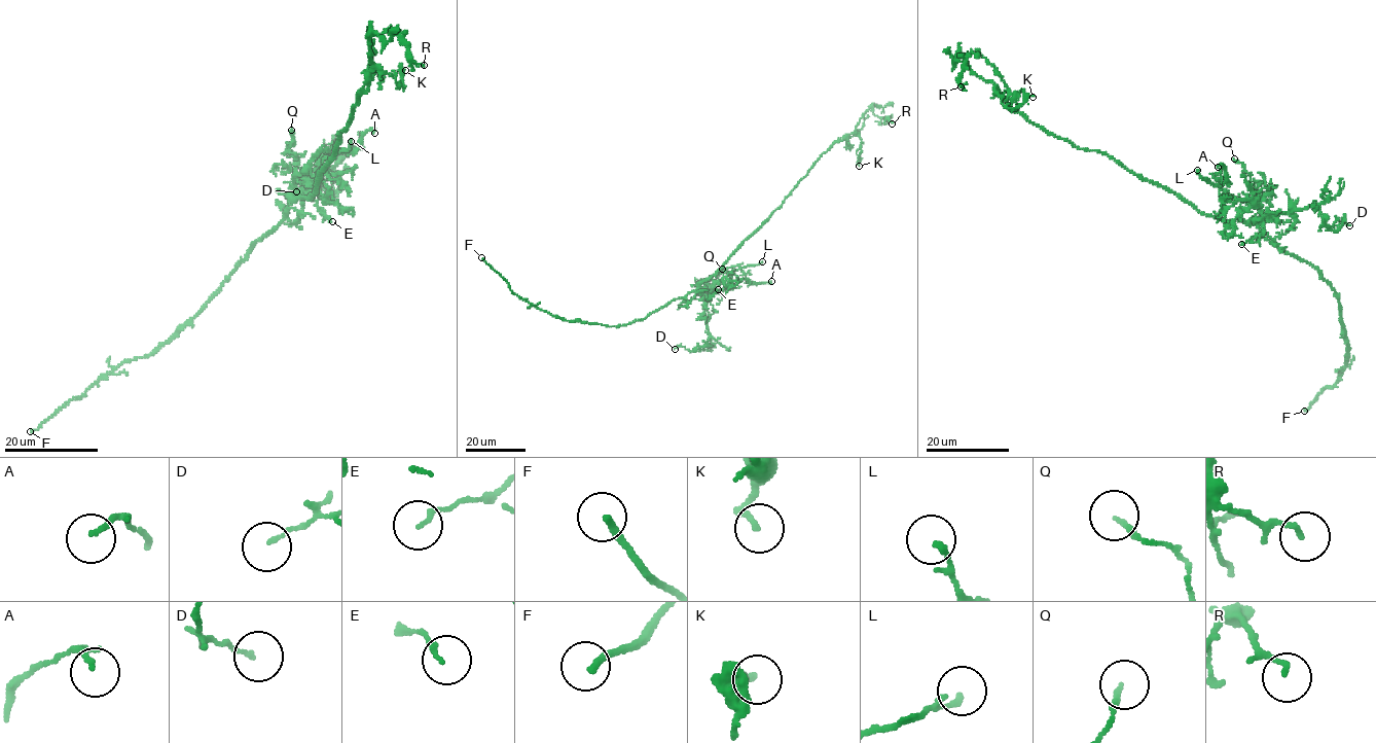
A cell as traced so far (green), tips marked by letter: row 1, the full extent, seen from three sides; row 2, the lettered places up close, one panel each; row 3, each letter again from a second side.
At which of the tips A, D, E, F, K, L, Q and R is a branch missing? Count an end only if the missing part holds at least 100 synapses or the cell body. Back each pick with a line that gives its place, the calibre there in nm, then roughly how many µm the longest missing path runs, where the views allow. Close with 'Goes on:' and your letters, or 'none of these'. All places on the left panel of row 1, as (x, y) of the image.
F: at (30, 431); 190 nm thick; about 25 µm are missing
Goes on: F

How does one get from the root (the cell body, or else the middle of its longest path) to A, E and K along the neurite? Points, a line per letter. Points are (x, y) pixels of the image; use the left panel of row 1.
A: (309, 199), (293, 198), (296, 174), (322, 150), (335, 147), (354, 151), (363, 134), (369, 130), (374, 133)
E: (309, 199), (293, 199), (310, 190), (314, 192), (311, 195), (317, 207), (332, 221)
K: (309, 199), (358, 96), (367, 89), (370, 73), (377, 67), (403, 86), (405, 70)

